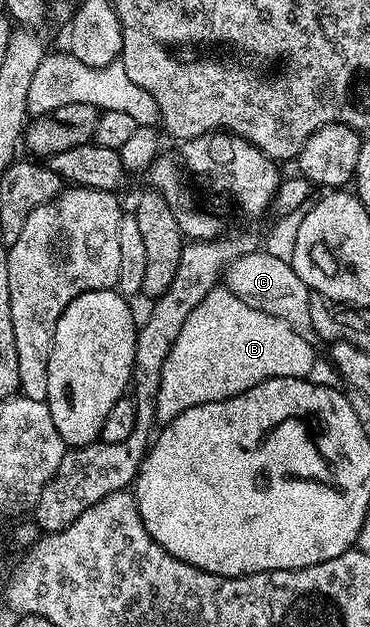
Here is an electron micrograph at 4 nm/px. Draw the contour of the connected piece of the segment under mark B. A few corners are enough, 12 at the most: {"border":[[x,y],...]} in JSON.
{"border":[[216,286],[160,369],[154,418],[305,379],[314,347]]}

